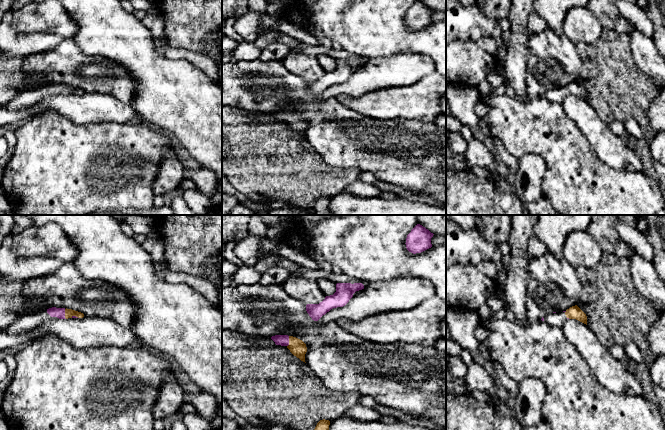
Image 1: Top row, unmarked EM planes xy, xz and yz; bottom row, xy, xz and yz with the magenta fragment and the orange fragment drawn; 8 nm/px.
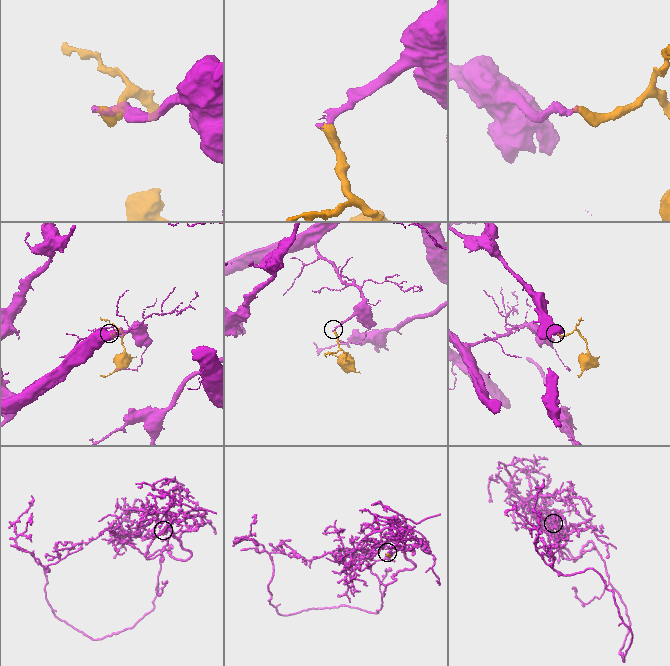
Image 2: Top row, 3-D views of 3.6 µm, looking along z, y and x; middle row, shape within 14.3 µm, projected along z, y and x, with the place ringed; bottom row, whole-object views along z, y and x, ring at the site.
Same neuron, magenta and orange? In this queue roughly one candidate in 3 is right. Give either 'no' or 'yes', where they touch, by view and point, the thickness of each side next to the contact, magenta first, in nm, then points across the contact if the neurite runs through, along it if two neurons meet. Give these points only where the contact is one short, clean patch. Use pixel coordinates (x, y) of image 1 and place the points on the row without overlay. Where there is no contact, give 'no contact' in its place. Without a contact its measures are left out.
yes | xz (288, 117) | 90/140 nm | across xz (283, 116), (288, 117), (297, 123)

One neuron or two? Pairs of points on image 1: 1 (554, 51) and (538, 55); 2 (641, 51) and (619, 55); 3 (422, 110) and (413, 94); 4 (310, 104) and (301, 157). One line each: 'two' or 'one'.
1: one
2: two
3: one
4: two

